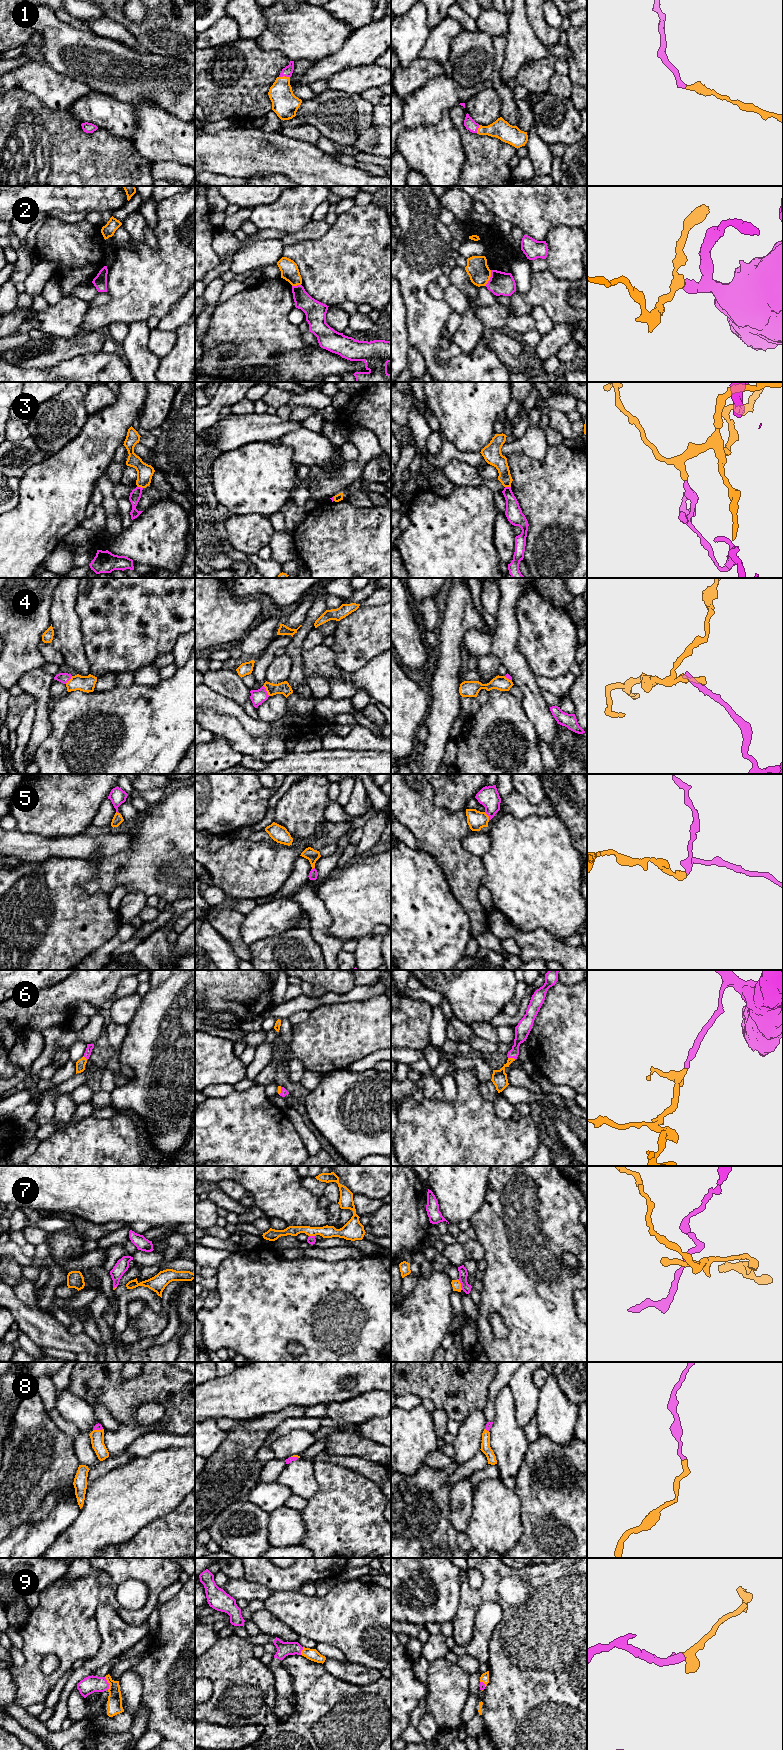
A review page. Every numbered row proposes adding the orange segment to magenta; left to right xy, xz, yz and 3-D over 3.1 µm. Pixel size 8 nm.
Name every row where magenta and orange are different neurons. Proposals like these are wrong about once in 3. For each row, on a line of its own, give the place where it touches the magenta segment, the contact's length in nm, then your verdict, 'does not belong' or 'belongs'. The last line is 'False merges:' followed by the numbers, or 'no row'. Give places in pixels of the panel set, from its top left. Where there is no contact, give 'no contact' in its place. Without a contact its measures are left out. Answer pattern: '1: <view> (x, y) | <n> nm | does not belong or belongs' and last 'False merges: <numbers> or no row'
1: xz (284, 75) | 90 nm | belongs
2: yz (490, 278) | 140 nm | does not belong
3: xy (140, 487) | 50 nm | does not belong
4: xz (265, 690) | 100 nm | does not belong
5: yz (488, 815) | 80 nm | belongs
6: yz (512, 1057) | 70 nm | belongs
7: yz (461, 1284) | 100 nm | does not belong
8: xy (97, 1429) | 80 nm | belongs
9: xy (108, 1683) | 110 nm | belongs
False merges: 2, 3, 4, 7

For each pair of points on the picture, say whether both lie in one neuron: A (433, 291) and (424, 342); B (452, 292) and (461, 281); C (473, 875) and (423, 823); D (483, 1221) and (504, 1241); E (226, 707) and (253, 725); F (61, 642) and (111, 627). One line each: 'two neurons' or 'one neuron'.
A: two neurons
B: two neurons
C: one neuron
D: one neuron
E: one neuron
F: two neurons

